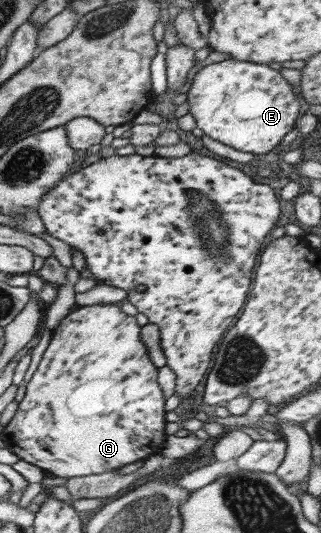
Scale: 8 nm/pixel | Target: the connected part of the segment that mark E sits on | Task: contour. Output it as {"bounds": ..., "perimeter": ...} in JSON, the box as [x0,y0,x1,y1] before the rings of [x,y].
{"bounds":[187,58,303,155],"perimeter":[[[232,58],[202,67],[194,75],[187,94],[189,114],[206,136],[256,155],[264,155],[287,142],[303,103],[276,66]]]}

